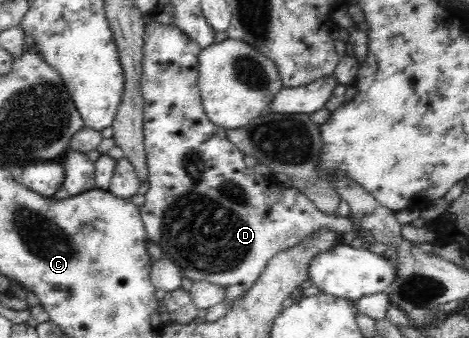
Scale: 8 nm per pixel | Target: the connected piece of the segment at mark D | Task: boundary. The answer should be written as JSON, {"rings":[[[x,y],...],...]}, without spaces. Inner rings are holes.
{"rings":[[[147,20],[140,88],[144,97],[143,147],[149,191],[145,193],[145,205],[139,209],[146,237],[178,265],[182,276],[225,288],[225,297],[207,309],[206,321],[215,322],[245,295],[275,255],[291,251],[315,231],[329,229],[343,236],[354,233],[357,225],[350,217],[335,217],[318,211],[296,187],[285,188],[272,173],[263,175],[247,167],[243,153],[225,136],[225,128],[217,127],[201,106],[197,89],[197,55],[201,50],[181,28]]]}

